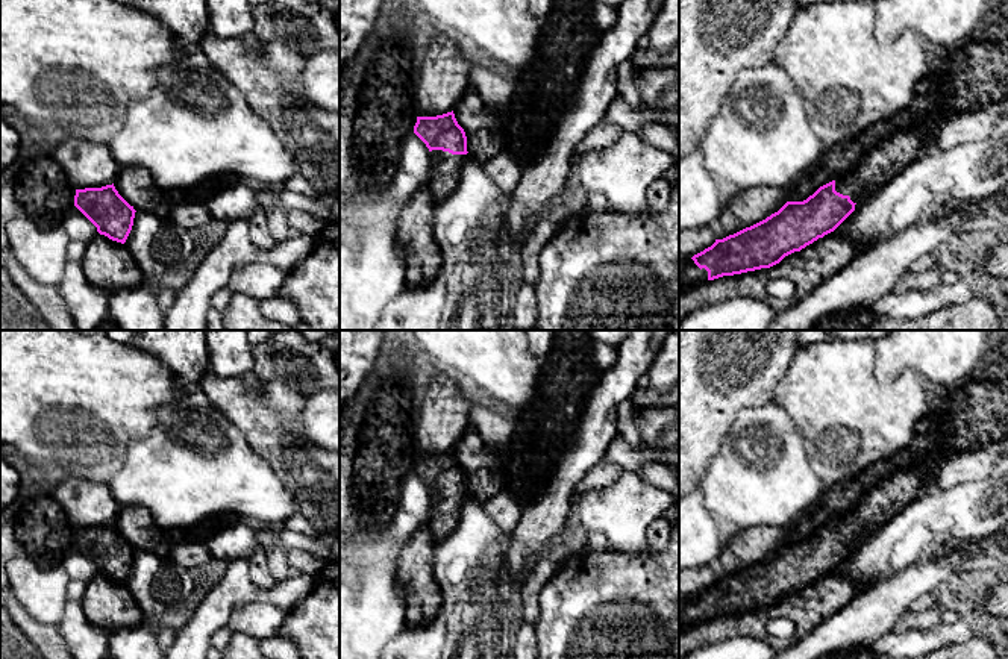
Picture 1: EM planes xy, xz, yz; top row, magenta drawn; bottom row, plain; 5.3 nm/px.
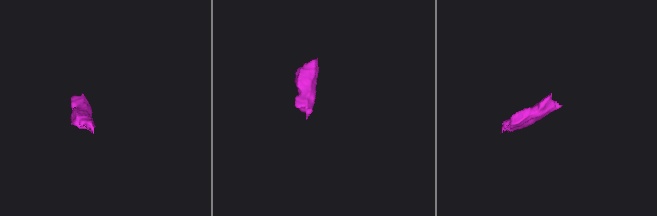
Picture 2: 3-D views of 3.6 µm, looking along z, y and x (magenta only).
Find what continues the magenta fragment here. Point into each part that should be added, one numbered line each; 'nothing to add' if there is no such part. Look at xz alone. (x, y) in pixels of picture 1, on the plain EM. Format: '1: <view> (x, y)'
1: xz (443, 515)

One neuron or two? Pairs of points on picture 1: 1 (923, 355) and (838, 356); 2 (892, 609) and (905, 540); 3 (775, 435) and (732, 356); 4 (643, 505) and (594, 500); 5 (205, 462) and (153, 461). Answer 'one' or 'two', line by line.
1: two
2: two
3: two
4: one
5: one

